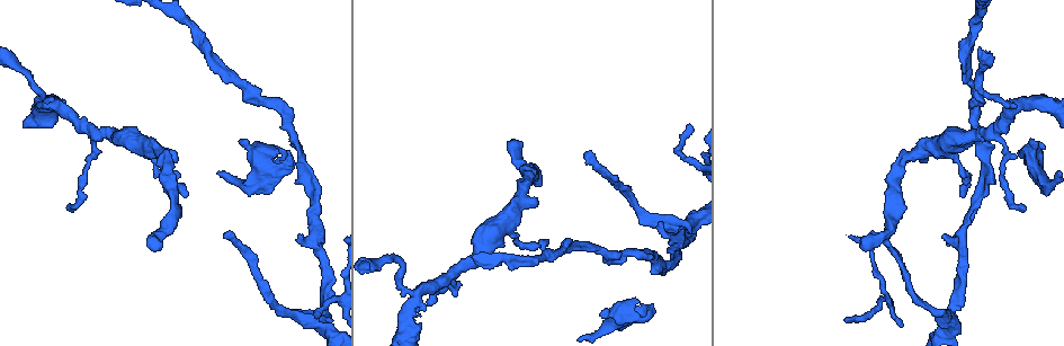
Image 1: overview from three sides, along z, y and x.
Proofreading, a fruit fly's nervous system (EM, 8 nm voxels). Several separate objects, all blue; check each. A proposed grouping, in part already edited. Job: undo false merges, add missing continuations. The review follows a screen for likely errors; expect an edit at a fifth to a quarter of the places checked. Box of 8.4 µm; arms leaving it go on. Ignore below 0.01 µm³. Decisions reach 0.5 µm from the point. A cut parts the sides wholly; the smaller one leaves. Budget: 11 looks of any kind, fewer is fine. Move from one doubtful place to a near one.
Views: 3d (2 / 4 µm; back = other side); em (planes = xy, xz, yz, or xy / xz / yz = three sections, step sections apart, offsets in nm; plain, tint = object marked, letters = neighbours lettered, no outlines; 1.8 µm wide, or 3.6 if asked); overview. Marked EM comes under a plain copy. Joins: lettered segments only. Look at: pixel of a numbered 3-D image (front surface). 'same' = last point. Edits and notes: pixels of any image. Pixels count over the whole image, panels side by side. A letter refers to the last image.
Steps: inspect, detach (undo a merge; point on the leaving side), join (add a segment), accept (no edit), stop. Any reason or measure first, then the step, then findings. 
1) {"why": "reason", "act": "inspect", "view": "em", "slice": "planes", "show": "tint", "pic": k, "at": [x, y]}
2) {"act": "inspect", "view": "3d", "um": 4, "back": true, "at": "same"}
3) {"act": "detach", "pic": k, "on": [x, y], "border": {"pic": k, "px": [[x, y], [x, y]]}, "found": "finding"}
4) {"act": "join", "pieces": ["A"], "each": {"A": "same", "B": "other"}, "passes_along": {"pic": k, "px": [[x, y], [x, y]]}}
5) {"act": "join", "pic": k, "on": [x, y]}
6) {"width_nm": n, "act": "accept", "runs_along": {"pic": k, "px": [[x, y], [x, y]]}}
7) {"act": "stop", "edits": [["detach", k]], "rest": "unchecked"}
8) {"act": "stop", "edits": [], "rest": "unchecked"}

{"why": "sharp bend", "act": "inspect", "view": "3d", "um": 4, "back": true, "pic": 1, "at": [55, 106]}

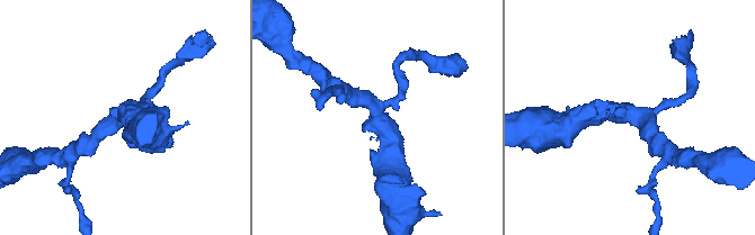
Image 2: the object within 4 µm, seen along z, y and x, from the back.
{"arms": 3, "why": "need the tissue", "act": "inspect", "view": "em", "slice": "xy", "step": 16, "show": "letters", "pic": 2, "at": [377, 105]}

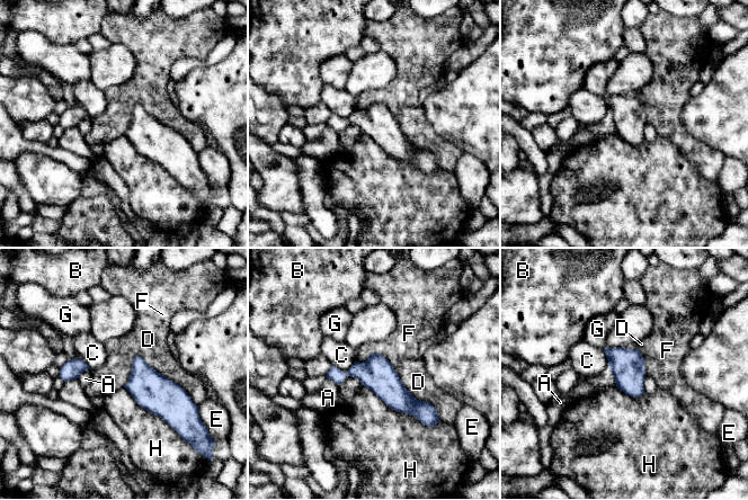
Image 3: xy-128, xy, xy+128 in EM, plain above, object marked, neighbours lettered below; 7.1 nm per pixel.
{"longest_contact_nm": ["D", 700], "act": "accept", "each": {"A": "other", "B": "other", "C": "other", "D": "other", "E": "other", "F": "other", "G": "other", "H": "other"}, "border": {"pic": 3, "px": [[362, 384], [389, 407], [433, 426]]}, "found": "continuous, no second neuron"}

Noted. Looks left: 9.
{"why": "branch stops here", "act": "inspect", "view": "em", "slice": "xy", "step": 16, "show": "letters", "pic": 1, "at": [242, 142]}

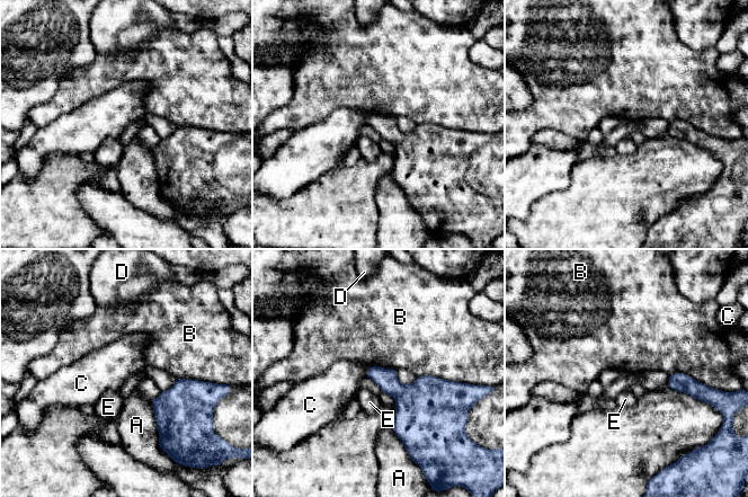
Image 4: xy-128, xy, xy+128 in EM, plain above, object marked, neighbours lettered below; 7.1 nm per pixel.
{"width_nm": 160, "act": "accept", "each": {"A": "other", "B": "other", "C": "other", "D": "other", "E": "other"}, "border": {"pic": 4, "px": [[417, 375], [435, 375], [456, 382]]}, "found": "no lettered segment goes on from it"}

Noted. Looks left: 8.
{"why": "thick turns thin", "act": "inspect", "view": "3d", "um": 2, "pic": 1, "at": [949, 322]}

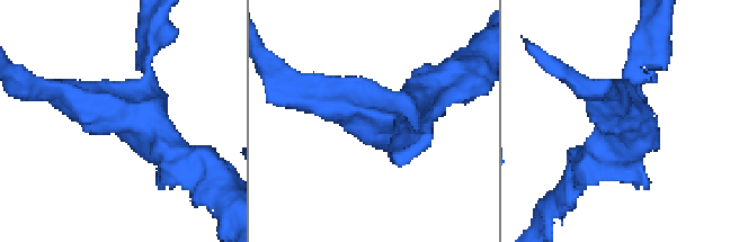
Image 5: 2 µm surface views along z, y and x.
{"arms": 3, "arm_widths_nm": [190, 200, 280], "why": "need the tissue", "act": "inspect", "view": "em", "slice": "planes", "show": "letters", "pic": 5, "at": [387, 123]}

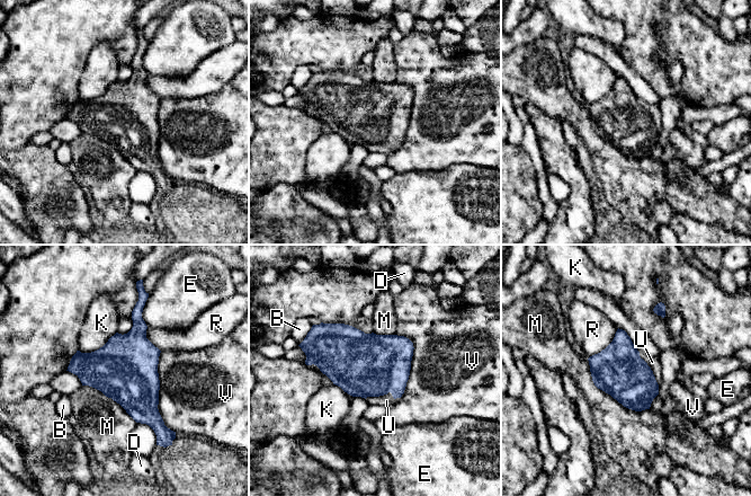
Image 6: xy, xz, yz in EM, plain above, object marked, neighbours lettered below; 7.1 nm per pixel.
{"width_nm": 360, "longest_contact_nm": ["V", 600], "act": "join", "pieces": ["U"], "each": {"B": "other", "D": "other", "E": "other", "K": "other", "M": "other", "R": "other", "U": "same", "V": "other"}, "found": "the neuron continues"}

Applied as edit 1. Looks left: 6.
{"act": "inspect", "view": "overview"}

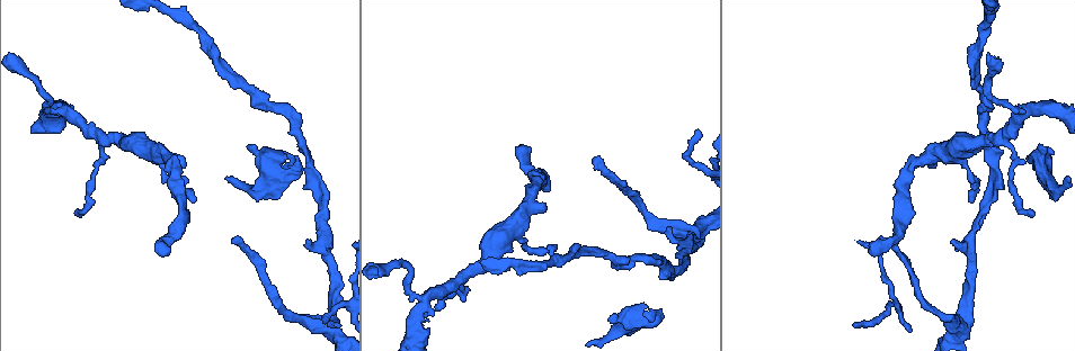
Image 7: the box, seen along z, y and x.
{"why": "a fork", "act": "inspect", "view": "3d", "um": 2, "pic": 7, "at": [686, 246]}

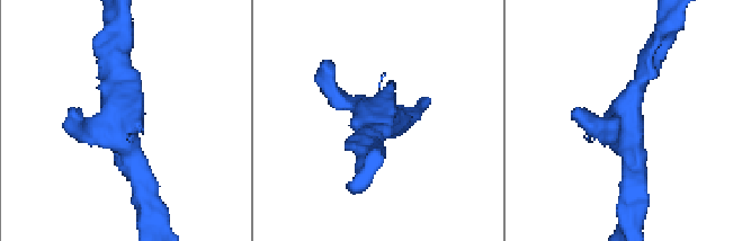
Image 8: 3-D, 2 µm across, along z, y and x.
{"why": "shape alone is not enough", "act": "inspect", "view": "em", "slice": "planes", "show": "letters", "pic": 8, "at": [122, 134]}

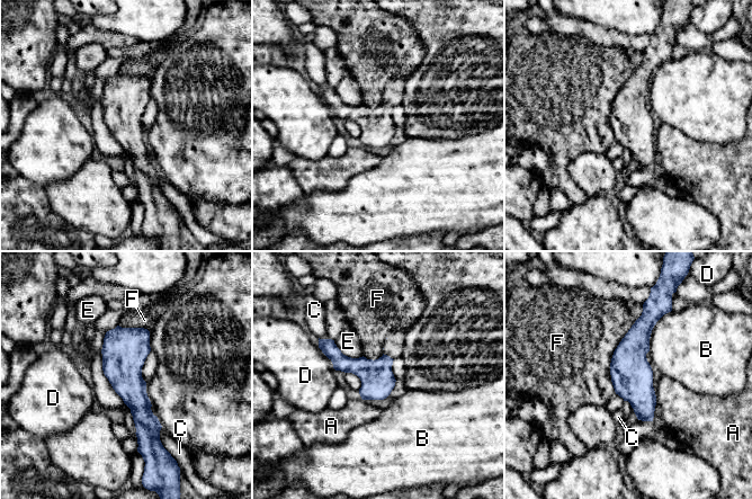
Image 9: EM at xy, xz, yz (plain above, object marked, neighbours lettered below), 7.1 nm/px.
{"act": "accept", "each": {"A": "other", "B": "other", "C": "other", "D": "other", "E": "other", "F": "other"}, "runs_along": {"pic": 9, "px": [[118, 329], [143, 443]]}, "found": "one neuron here"}

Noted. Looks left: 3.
{"act": "stop", "edits": [["join", 6]], "rest": "unchecked"}

